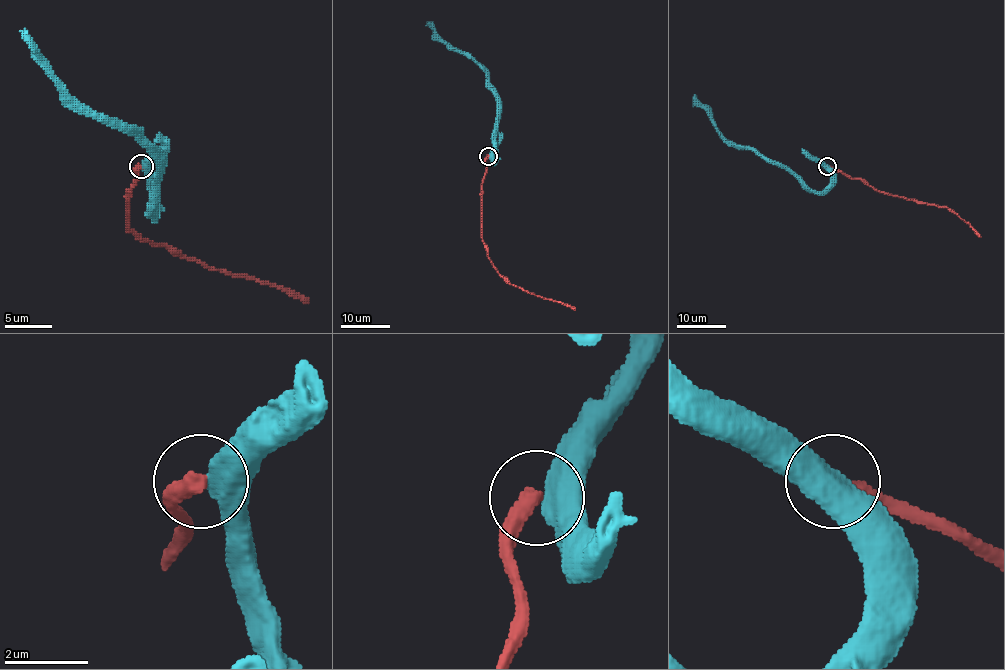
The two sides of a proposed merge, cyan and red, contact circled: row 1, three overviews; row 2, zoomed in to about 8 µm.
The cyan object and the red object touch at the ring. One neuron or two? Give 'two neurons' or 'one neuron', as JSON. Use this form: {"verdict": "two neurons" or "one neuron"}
{"verdict": "two neurons"}

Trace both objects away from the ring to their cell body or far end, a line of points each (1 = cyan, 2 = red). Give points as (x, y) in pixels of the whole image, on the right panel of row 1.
1: (826, 166), (830, 184), (821, 191), (808, 190), (782, 167), (753, 151), (732, 145), (694, 94)
2: (826, 166), (852, 178), (861, 178), (879, 191), (922, 203), (945, 206), (981, 237)

